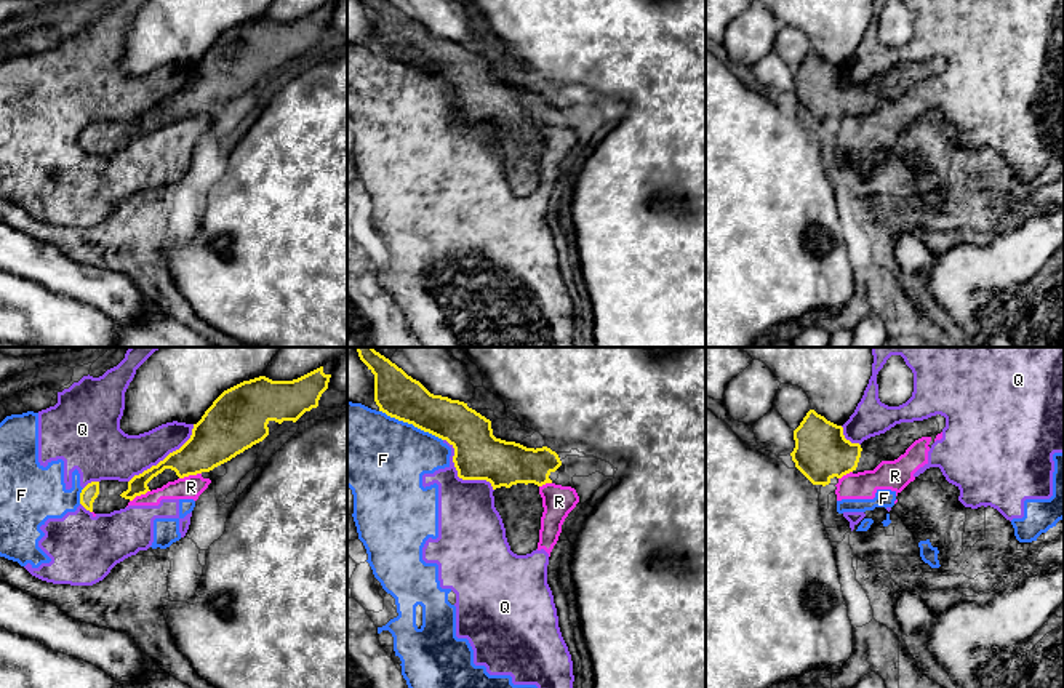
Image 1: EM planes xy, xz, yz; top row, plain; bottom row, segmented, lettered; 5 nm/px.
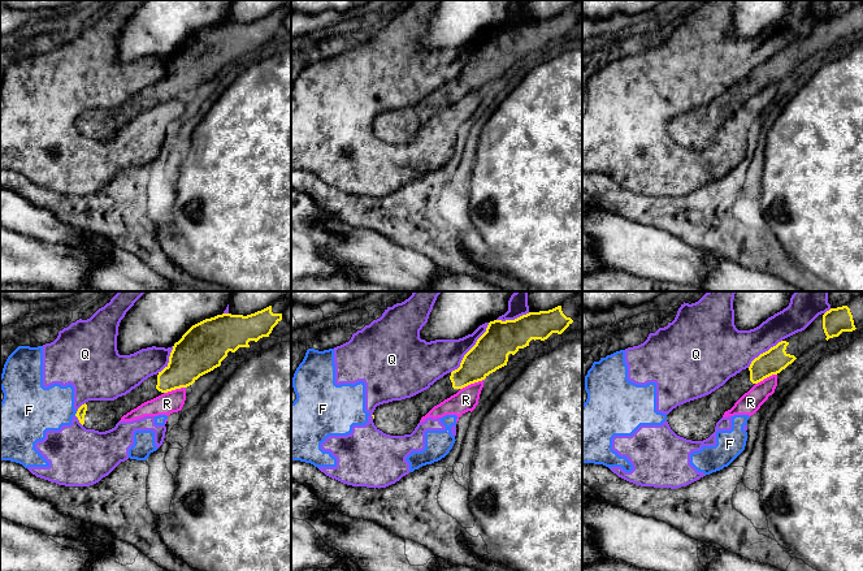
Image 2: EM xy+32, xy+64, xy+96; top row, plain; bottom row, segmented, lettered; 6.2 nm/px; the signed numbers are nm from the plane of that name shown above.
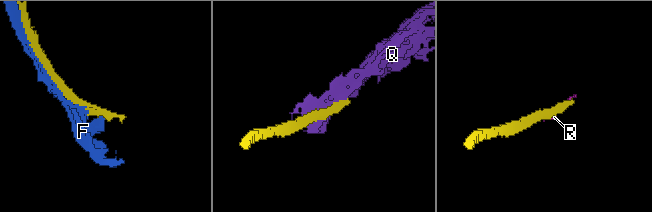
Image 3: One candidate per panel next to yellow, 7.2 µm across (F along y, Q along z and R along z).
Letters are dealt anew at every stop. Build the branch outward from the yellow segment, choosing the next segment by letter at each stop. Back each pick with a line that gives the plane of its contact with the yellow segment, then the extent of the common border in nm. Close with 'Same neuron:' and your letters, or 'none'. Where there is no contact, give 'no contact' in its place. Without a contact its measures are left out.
Same neuron: none

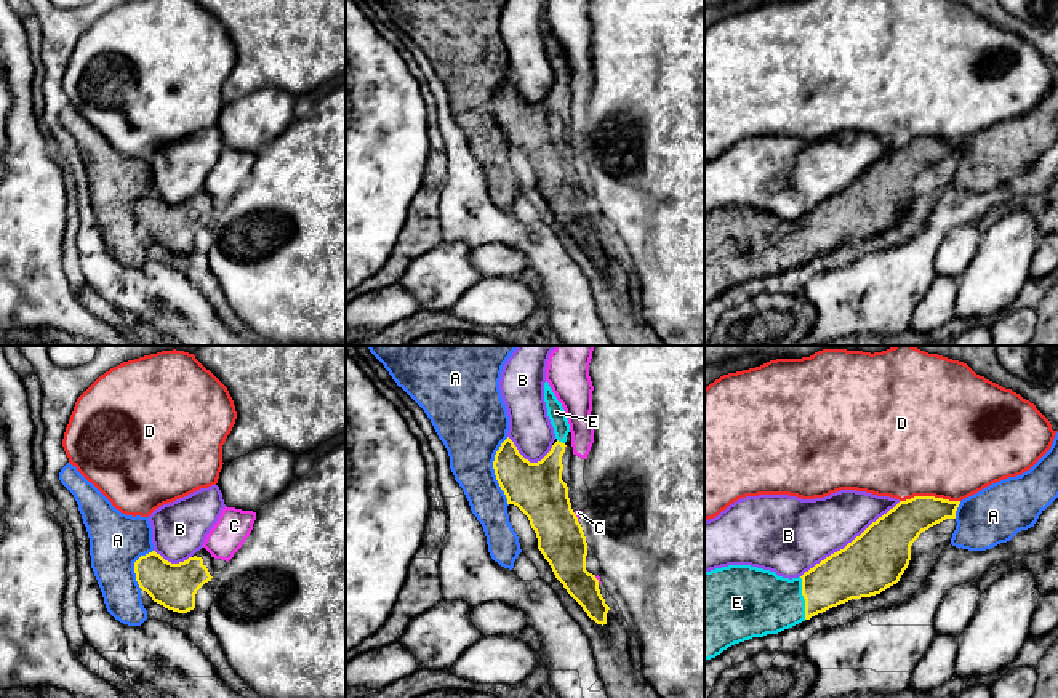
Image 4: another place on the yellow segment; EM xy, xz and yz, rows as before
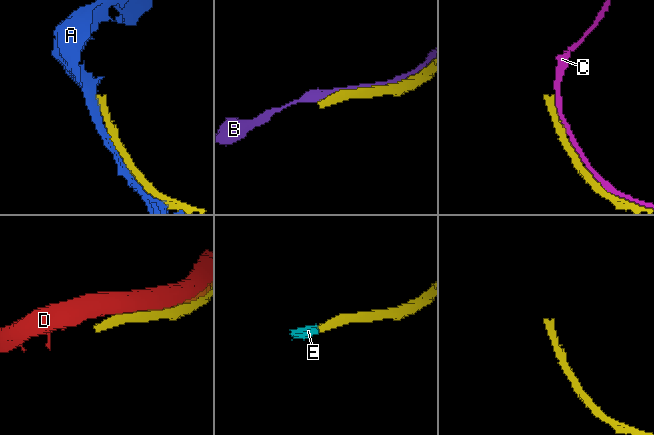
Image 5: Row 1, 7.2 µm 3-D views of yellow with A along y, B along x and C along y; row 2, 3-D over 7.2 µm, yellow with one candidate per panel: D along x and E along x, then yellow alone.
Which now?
E: yz | 220 nm
Same neuron: E

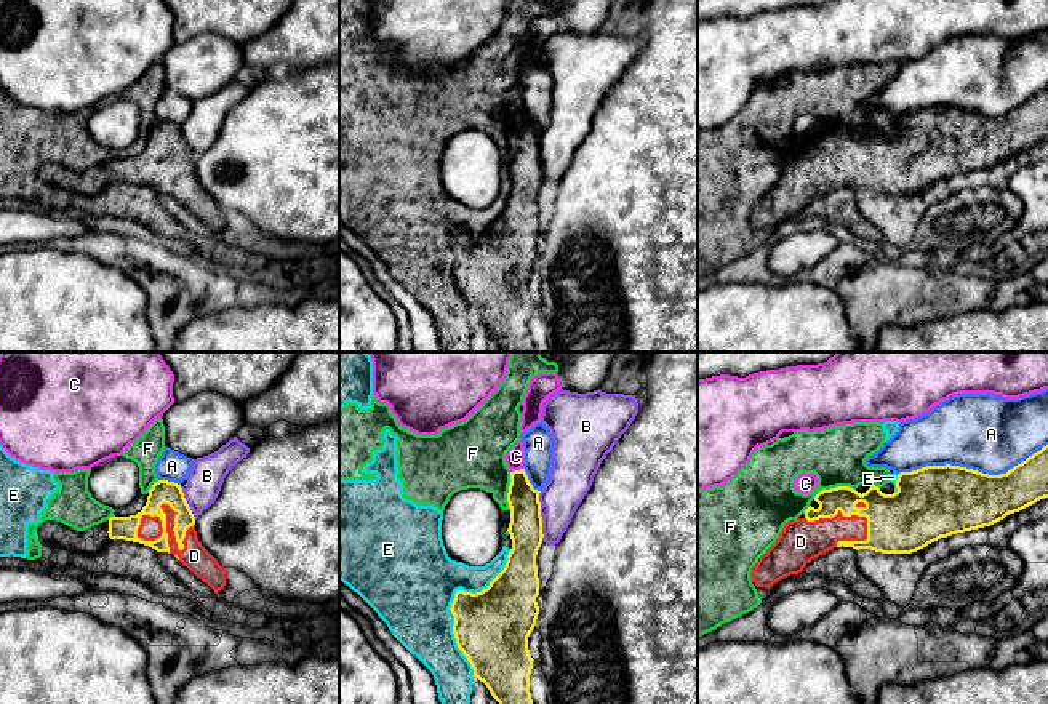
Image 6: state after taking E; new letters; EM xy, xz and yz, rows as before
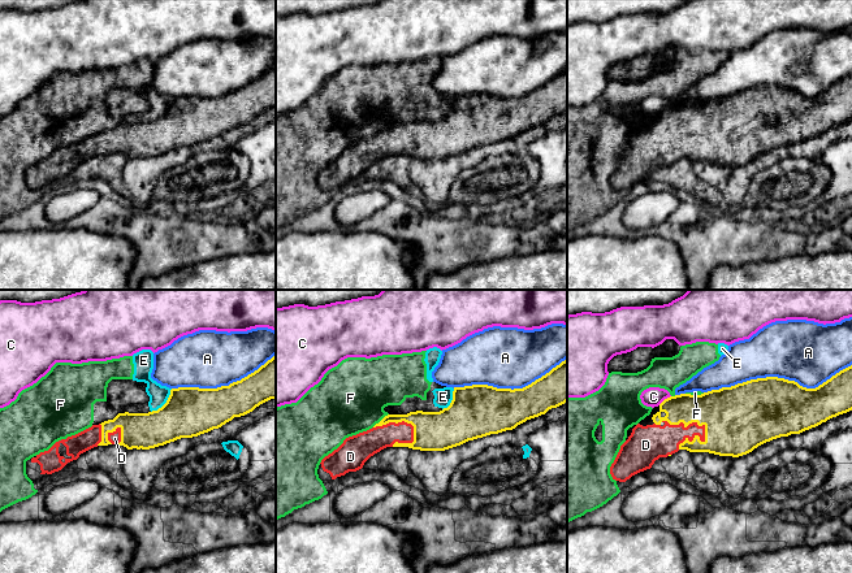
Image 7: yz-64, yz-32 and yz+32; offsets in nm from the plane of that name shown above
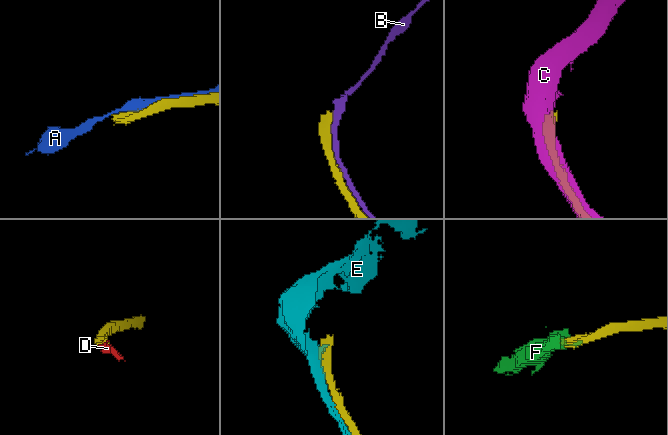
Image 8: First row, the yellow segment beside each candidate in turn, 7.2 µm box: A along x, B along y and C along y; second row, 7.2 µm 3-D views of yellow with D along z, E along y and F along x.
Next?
D: xy | 300 nm
Same neuron: D

